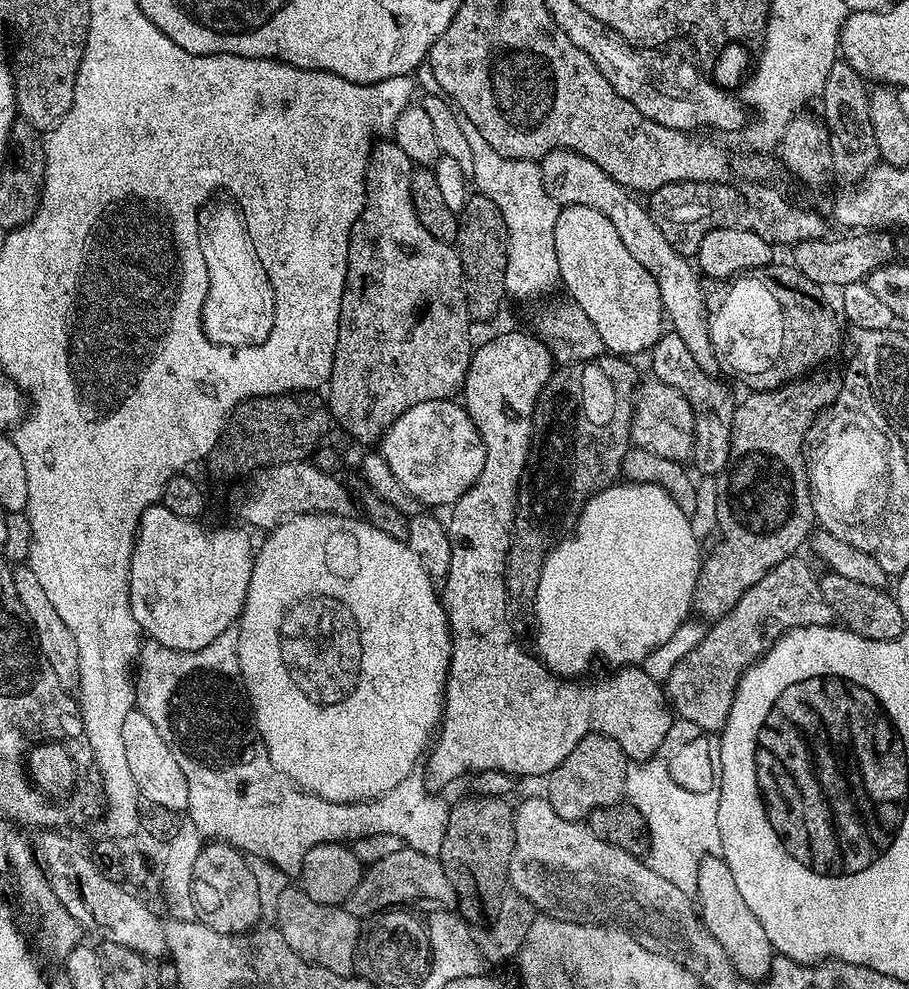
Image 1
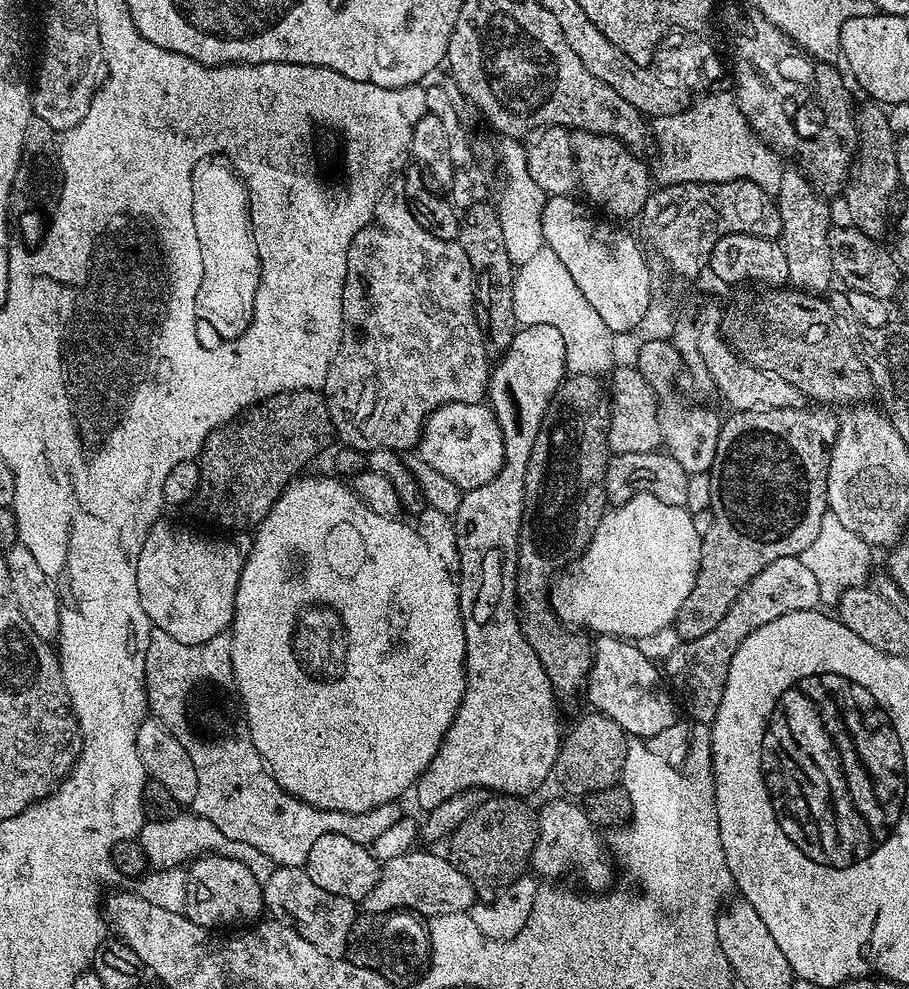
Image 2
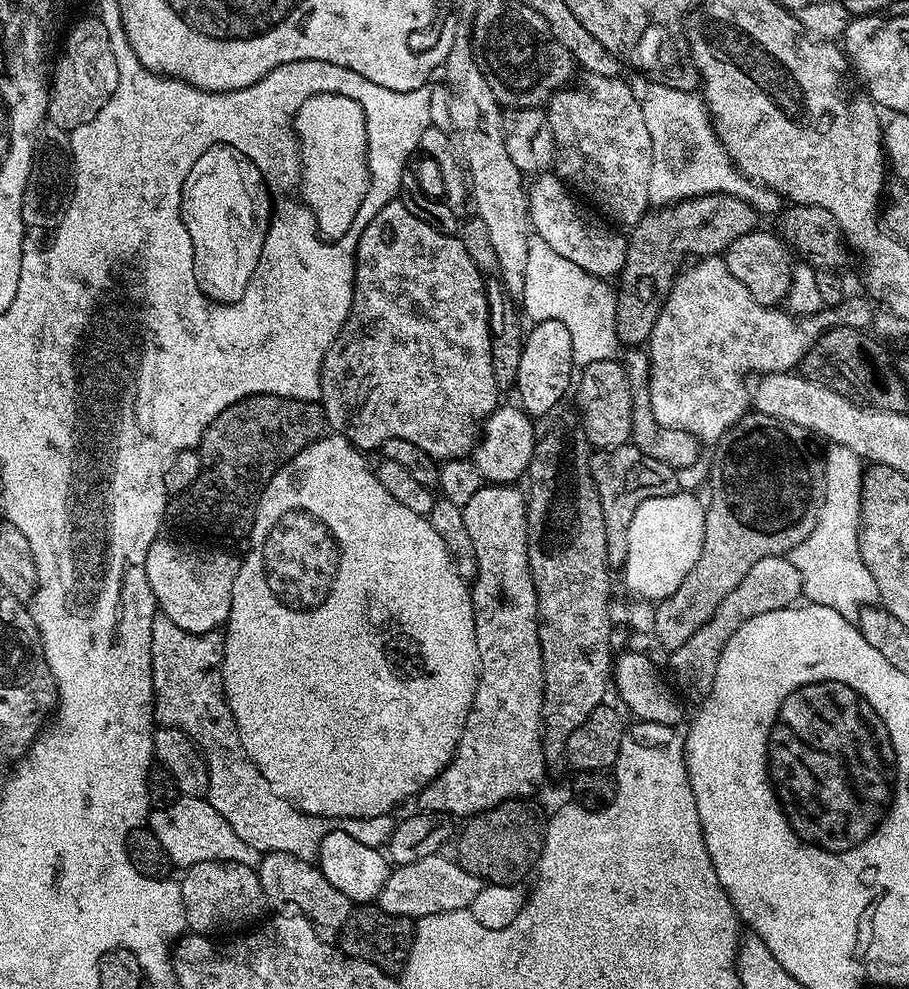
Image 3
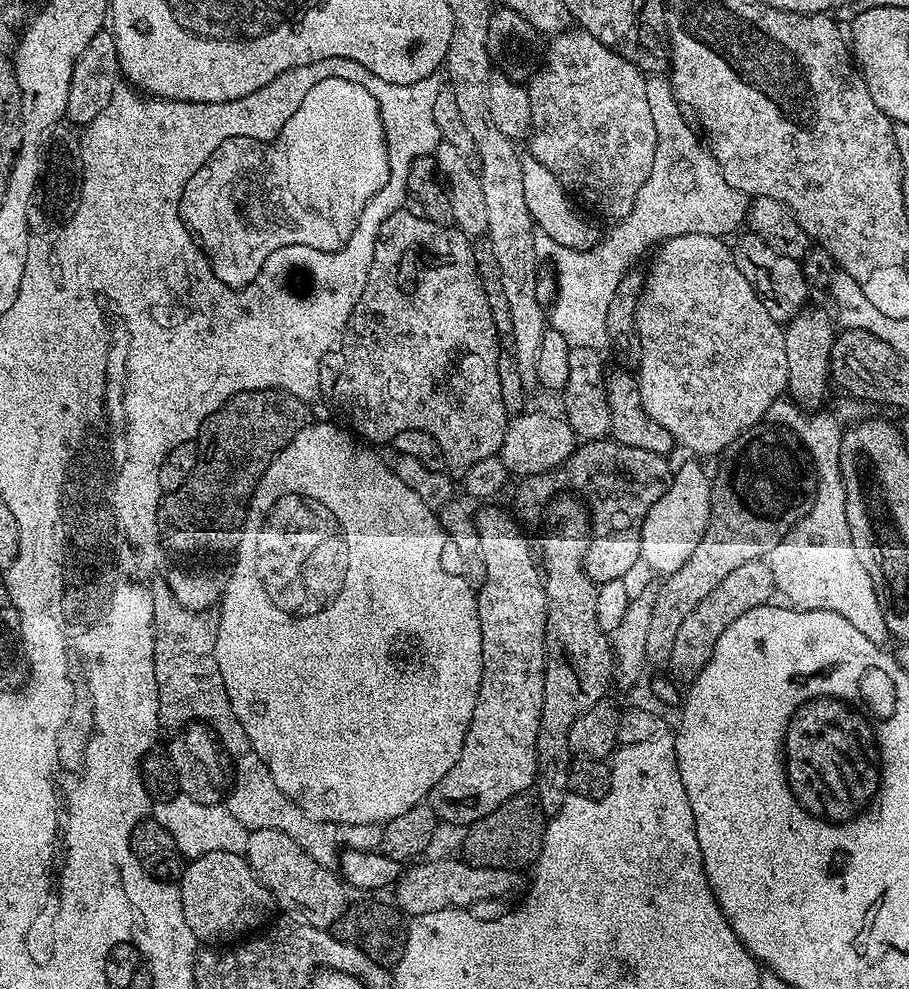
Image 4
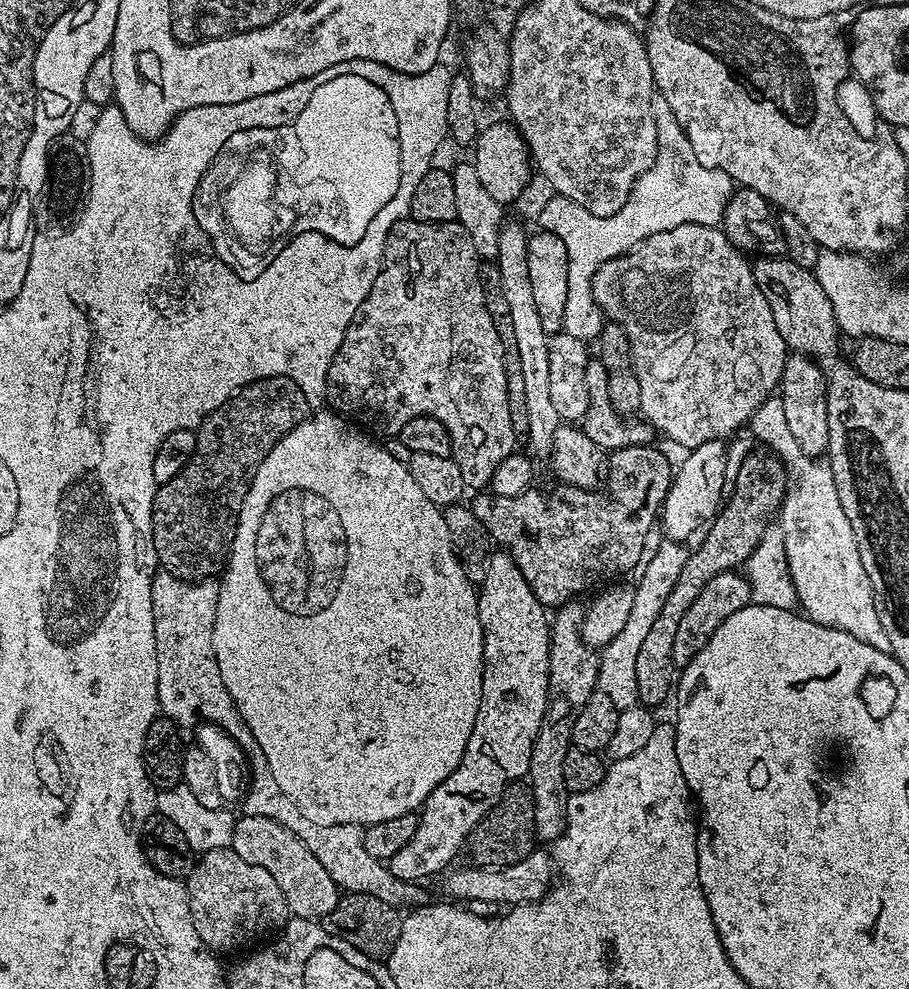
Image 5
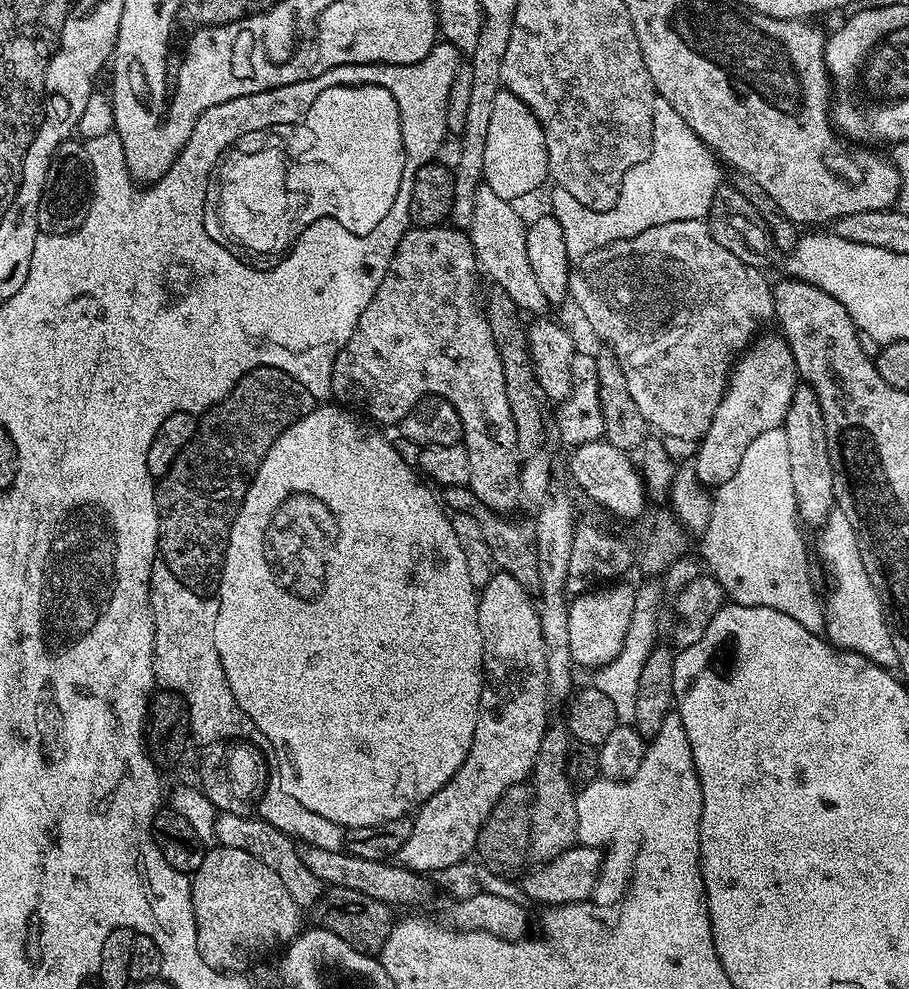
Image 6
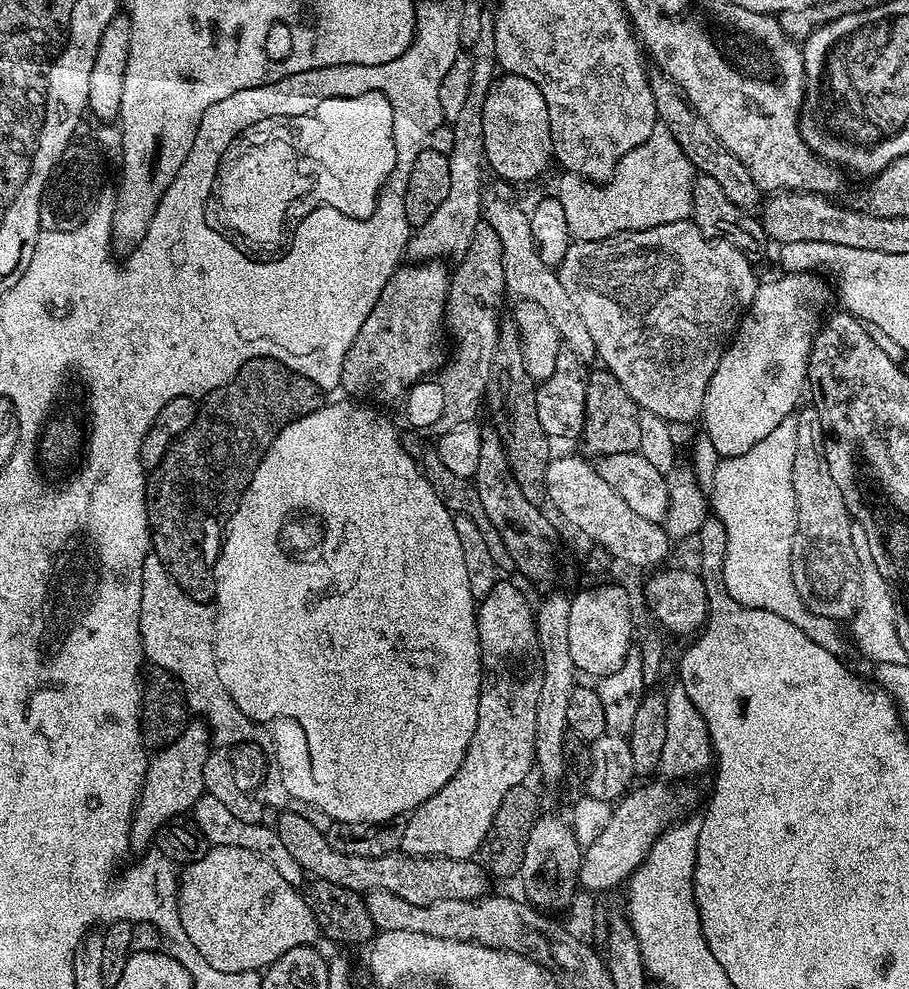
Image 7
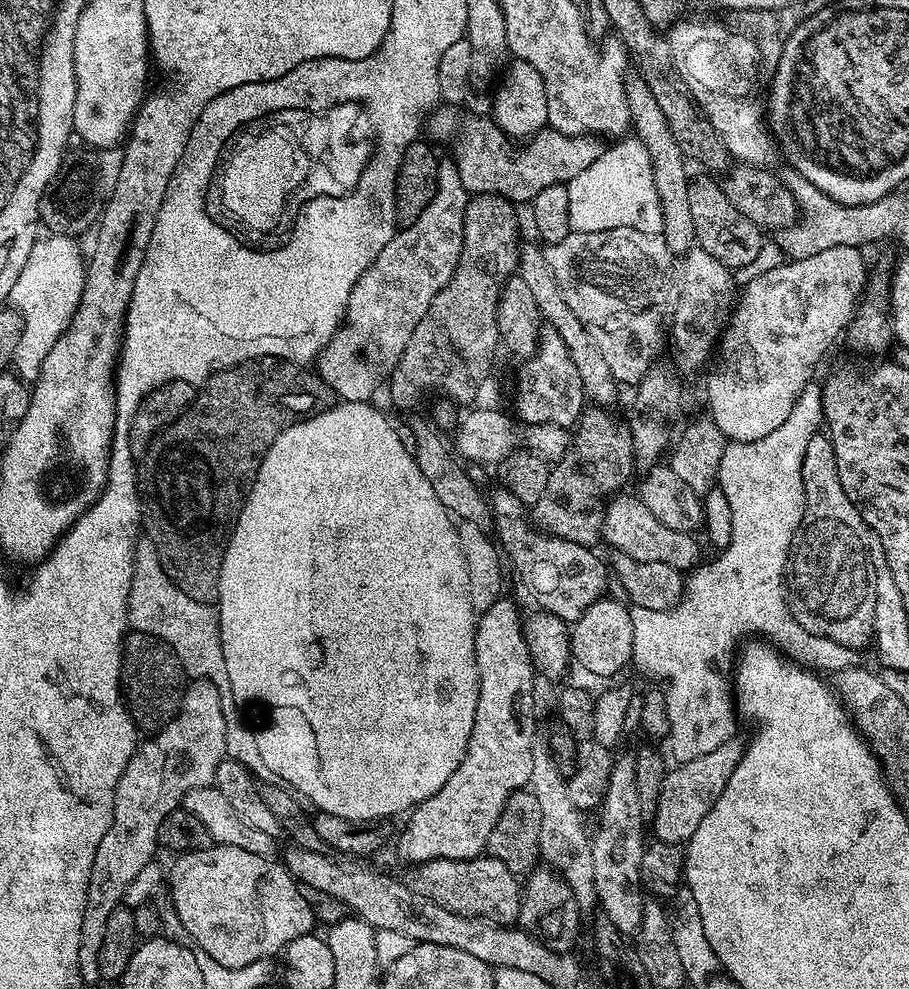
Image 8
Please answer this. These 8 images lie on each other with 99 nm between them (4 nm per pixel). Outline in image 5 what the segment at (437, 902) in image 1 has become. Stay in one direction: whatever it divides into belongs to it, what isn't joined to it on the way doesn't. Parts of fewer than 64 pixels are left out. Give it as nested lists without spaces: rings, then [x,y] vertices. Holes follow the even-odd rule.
[[[540,848],[533,849],[526,858],[518,860],[511,866],[502,868],[482,868],[477,865],[467,865],[468,868],[451,869],[443,875],[442,888],[450,896],[451,899],[468,902],[464,900],[476,900],[478,902],[490,902],[492,904],[508,904],[504,906],[515,906],[518,904],[528,904],[530,901],[538,901],[545,895],[552,883],[552,870],[556,867],[555,859],[546,851]]]

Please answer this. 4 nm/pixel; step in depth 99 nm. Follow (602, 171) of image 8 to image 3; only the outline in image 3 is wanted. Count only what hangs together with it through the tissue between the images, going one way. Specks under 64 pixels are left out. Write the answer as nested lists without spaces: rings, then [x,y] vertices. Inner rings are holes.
[[[636,74],[630,80],[632,93],[642,106],[642,122],[646,122],[646,130],[650,130],[652,143],[652,165],[650,166],[650,205],[671,206],[680,200],[689,200],[695,196],[710,194],[730,194],[734,198],[742,198],[761,216],[779,217],[782,212],[782,198],[765,184],[755,184],[749,176],[744,176],[736,169],[736,163],[728,156],[727,150],[716,136],[712,117],[708,114],[708,105],[703,95],[687,92],[687,87],[656,83],[644,74]],[[532,234],[528,238],[526,254],[526,282],[522,297],[522,312],[529,321],[557,320],[570,330],[573,365],[606,362],[617,359],[622,345],[616,333],[616,292],[607,279],[591,276],[582,266],[566,262],[562,254],[554,254],[542,238]]]

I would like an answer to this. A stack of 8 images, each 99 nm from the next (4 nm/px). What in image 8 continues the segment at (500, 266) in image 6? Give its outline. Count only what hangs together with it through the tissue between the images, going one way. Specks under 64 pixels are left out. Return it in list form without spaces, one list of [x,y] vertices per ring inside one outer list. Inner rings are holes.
[[[525,243],[521,247],[518,275],[533,292],[534,302],[538,302],[540,307],[541,317],[547,324],[554,326],[554,330],[558,330],[558,334],[562,334],[562,342],[566,342],[566,350],[570,350],[570,358],[574,361],[574,367],[578,369],[578,378],[582,378],[585,397],[597,405],[612,406],[616,400],[618,381],[614,378],[614,374],[610,374],[610,366],[606,363],[606,357],[602,355],[602,350],[598,350],[598,342],[594,342],[594,338],[590,338],[590,330],[586,330],[586,326],[582,326],[578,314],[574,314],[574,310],[570,310],[570,302],[566,302],[566,298],[558,286],[558,278],[554,278],[554,270],[550,270],[550,262],[545,249],[539,243],[536,244]]]

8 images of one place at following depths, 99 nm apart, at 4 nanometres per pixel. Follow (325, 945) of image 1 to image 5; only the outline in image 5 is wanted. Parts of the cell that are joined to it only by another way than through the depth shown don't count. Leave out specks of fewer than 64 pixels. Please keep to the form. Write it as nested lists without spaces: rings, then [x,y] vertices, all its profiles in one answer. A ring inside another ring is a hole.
[[[241,815],[233,826],[233,838],[230,847],[233,852],[238,854],[238,858],[246,858],[246,862],[250,862],[250,866],[262,866],[262,870],[269,872],[274,878],[274,882],[278,882],[278,890],[282,890],[289,913],[293,917],[301,920],[323,921],[324,916],[330,914],[330,910],[334,910],[334,906],[340,901],[341,889],[336,887],[334,878],[330,878],[330,870],[326,870],[324,861],[319,860],[294,833],[286,830],[286,826],[282,826],[270,818]]]

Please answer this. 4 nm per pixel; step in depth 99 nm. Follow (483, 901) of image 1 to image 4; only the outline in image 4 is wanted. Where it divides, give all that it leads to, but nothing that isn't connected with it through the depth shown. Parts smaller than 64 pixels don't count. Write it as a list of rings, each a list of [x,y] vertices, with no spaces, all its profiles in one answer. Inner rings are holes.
[[[514,800],[510,804],[498,806],[481,820],[476,820],[465,832],[463,859],[476,867],[500,867],[513,870],[535,865],[542,838],[546,817],[542,809],[529,803],[529,800]]]

